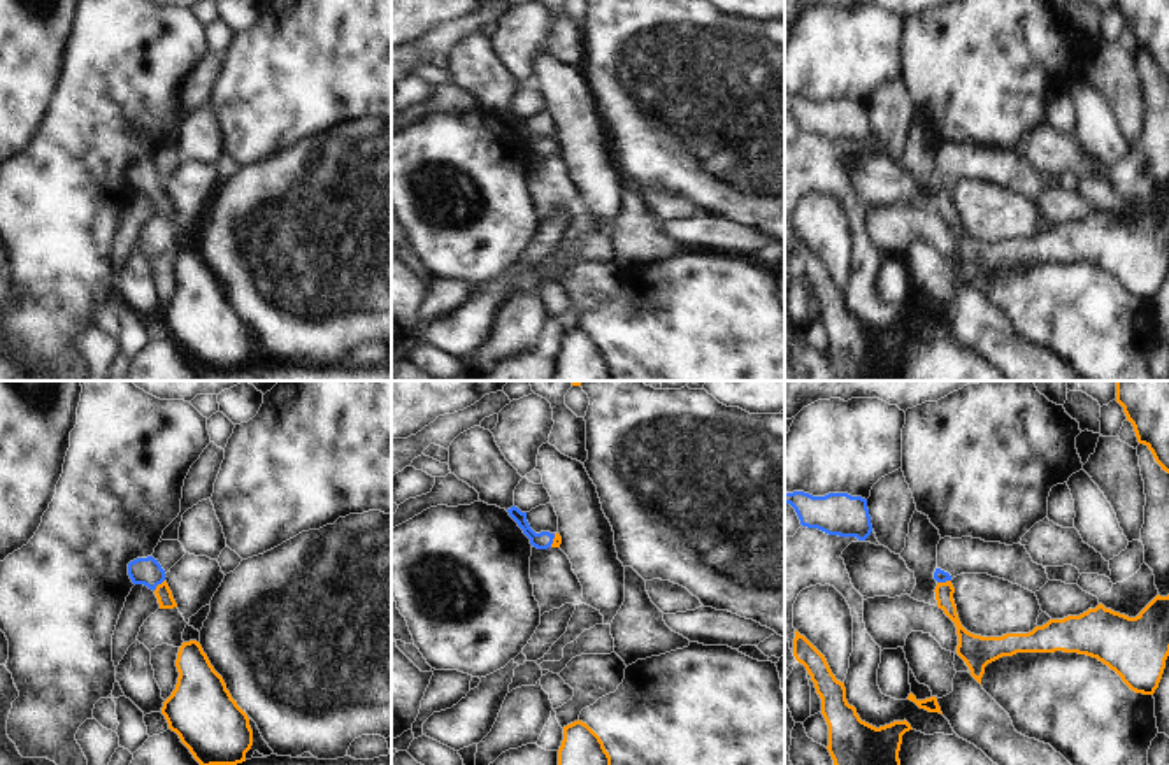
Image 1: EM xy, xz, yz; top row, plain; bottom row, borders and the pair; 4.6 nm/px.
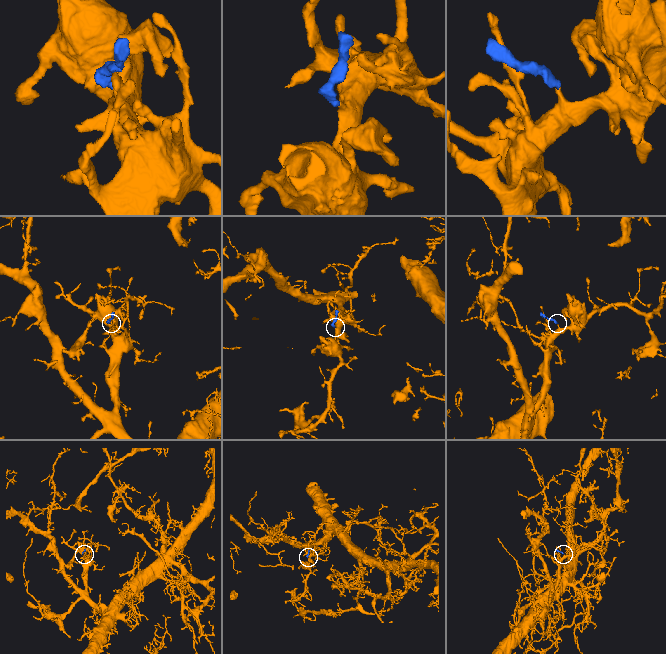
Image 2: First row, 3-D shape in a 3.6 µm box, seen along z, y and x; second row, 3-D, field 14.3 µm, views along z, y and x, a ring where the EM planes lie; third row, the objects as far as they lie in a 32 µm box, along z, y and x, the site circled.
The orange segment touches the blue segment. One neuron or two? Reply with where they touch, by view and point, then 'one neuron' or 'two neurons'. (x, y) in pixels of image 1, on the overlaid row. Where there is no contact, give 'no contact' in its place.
contact xy (158, 585); one neuron

